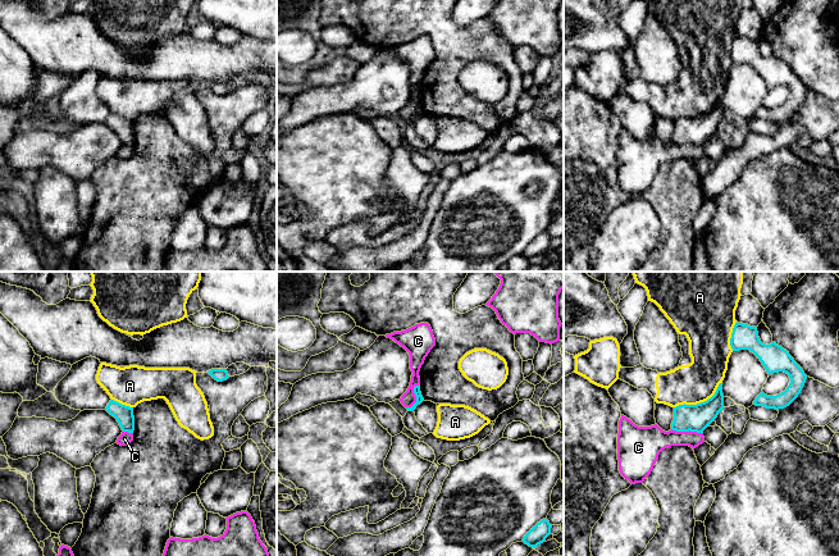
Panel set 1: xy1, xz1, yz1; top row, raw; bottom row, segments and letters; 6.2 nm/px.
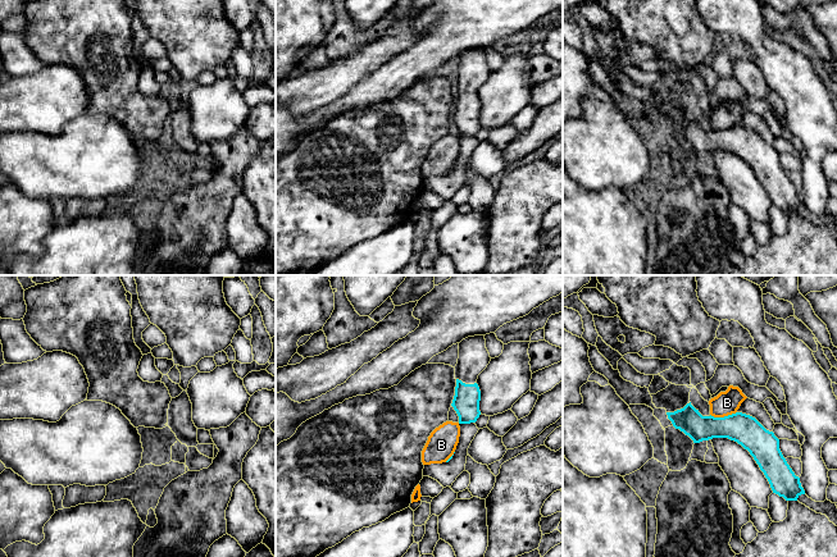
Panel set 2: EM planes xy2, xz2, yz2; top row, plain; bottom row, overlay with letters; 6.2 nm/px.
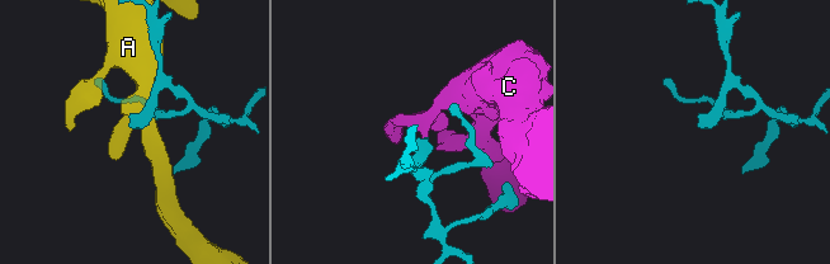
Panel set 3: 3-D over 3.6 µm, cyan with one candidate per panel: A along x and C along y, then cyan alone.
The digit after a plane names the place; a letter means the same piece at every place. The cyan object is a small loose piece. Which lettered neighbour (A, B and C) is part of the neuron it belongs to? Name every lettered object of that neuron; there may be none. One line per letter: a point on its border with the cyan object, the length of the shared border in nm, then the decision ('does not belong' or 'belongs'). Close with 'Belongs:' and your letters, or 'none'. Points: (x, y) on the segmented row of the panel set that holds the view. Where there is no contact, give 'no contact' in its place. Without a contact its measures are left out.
A: yz1 (701, 402) | 340 nm | does not belong
B: yz2 (724, 416) | 170 nm | does not belong
C: yz1 (687, 431) | 200 nm | does not belong
Belongs: none

